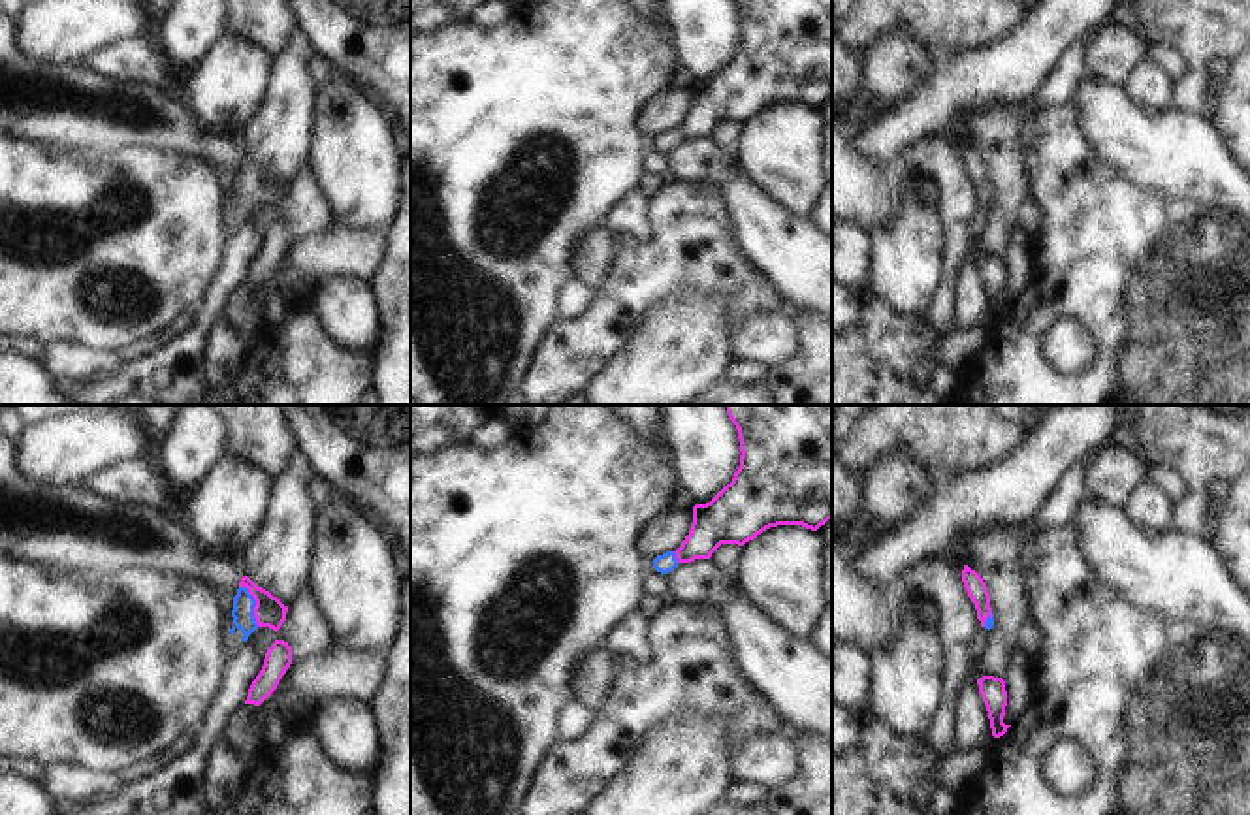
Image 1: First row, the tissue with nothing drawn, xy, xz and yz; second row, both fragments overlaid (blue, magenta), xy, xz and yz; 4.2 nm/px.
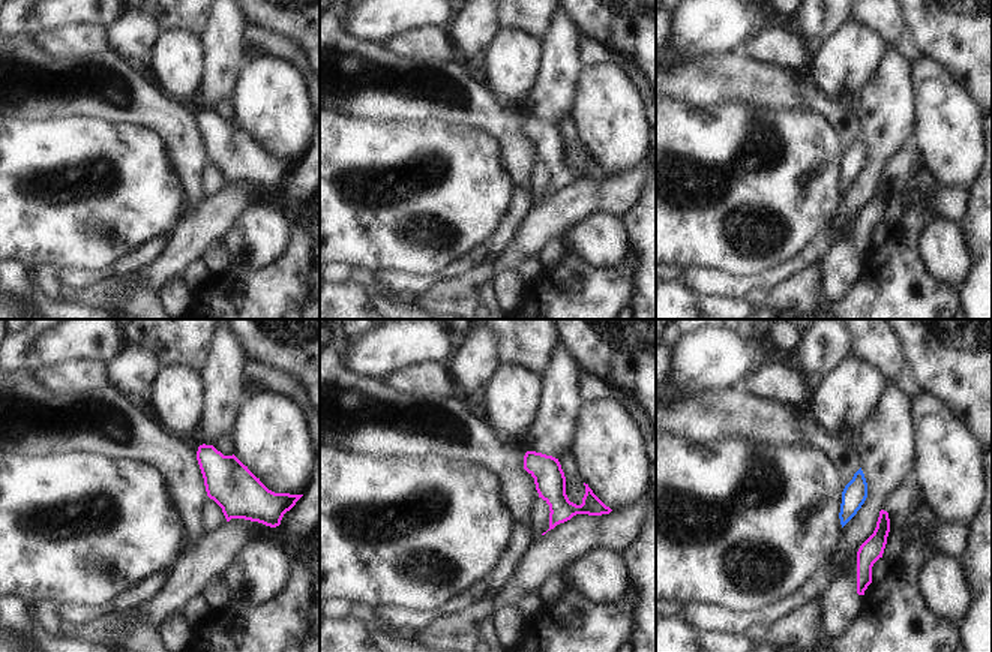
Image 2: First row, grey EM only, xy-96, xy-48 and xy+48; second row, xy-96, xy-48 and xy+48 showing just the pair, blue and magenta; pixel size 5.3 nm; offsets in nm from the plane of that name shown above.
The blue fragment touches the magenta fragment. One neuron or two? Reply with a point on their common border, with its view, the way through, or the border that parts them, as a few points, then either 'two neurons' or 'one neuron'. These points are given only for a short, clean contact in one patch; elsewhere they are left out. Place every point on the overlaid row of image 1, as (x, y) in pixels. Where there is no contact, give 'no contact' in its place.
meets blue in xy at (255, 605); runs through xy (243, 603), (255, 605), (270, 612); one neuron

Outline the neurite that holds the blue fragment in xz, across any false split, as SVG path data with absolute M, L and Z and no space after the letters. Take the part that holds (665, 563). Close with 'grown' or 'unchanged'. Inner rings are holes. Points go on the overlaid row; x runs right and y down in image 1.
M832 405L725 407L738 429L740 467L710 503L693 506L681 546L653 559L661 574L770 527L817 531L832 519Z; grown

